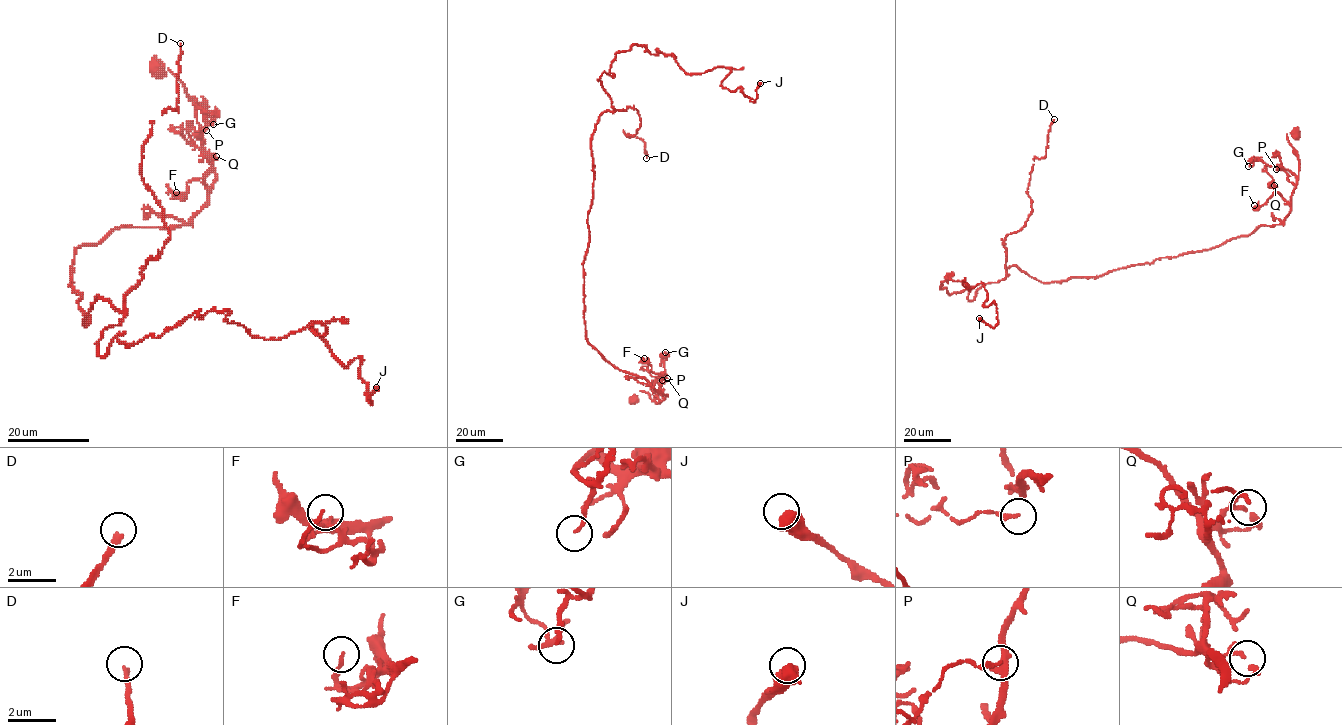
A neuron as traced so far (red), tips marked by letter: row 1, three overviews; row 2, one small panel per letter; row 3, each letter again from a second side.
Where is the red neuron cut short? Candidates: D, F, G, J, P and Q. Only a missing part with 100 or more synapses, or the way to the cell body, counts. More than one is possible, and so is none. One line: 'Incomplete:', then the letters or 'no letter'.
Incomplete: D

